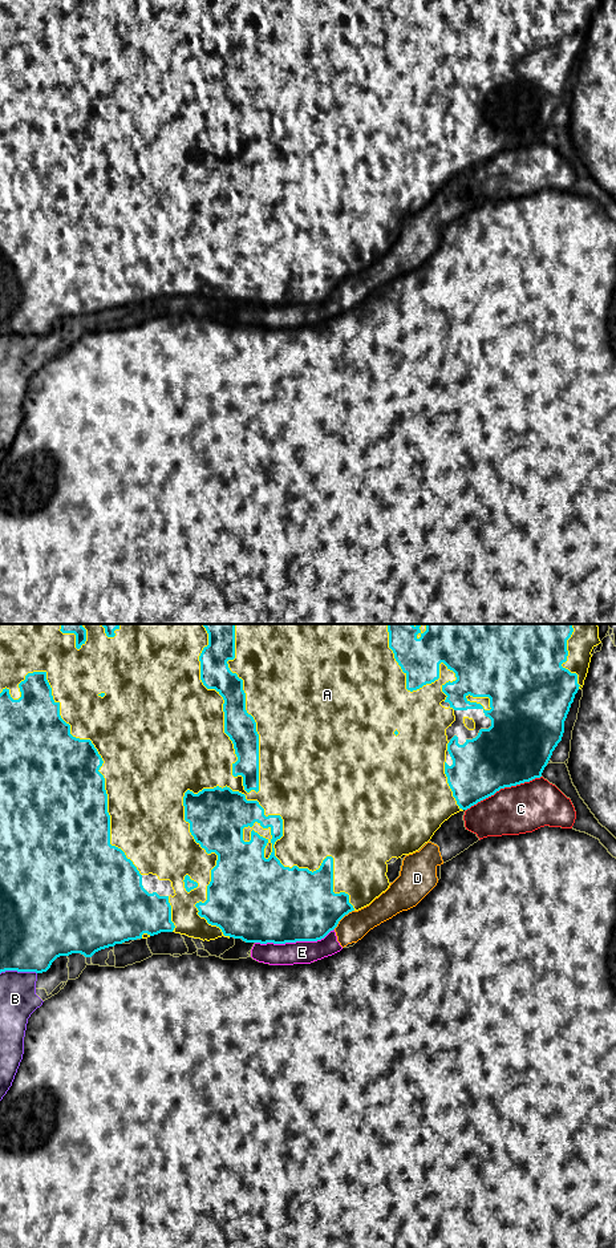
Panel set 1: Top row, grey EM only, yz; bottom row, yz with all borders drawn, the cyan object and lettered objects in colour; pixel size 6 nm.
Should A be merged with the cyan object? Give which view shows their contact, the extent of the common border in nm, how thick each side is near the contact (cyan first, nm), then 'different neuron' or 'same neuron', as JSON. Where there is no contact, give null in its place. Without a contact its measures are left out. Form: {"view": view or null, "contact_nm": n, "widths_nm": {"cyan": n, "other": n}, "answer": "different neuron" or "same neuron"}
{"view": "yz", "contact_nm": 1250, "widths_nm": {"cyan": 340, "other": 360}, "answer": "same neuron"}

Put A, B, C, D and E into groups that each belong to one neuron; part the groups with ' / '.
A / B / C / D E

